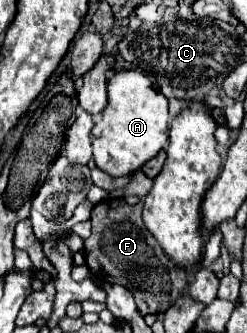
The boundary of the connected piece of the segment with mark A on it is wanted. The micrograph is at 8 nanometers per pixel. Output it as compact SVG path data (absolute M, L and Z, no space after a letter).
M139 71L115 73L107 83L109 103L103 109L103 121L97 121L93 135L95 165L111 177L131 175L153 159L169 139L167 97L153 85L153 81Z

